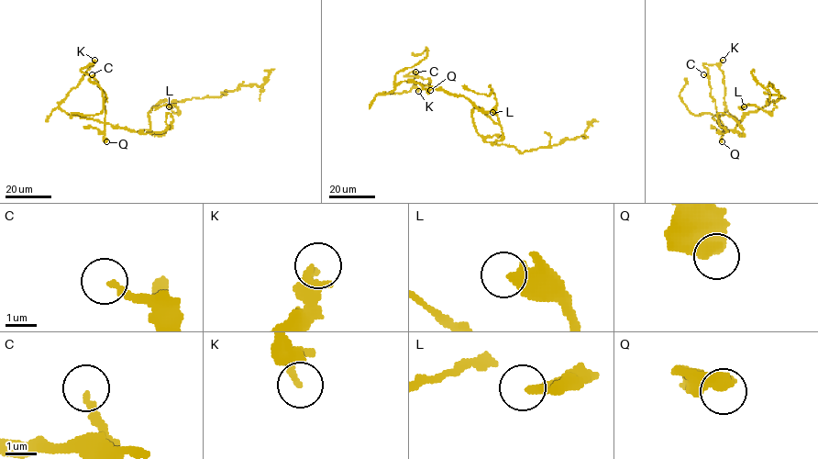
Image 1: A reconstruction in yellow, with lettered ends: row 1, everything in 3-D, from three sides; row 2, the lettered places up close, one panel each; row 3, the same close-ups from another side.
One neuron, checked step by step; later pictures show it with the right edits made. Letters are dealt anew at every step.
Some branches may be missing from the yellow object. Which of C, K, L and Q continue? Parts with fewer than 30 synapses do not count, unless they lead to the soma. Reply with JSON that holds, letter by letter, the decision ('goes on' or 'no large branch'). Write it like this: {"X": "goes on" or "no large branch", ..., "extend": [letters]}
{"C": "no large branch", "K": "no large branch", "L": "no large branch", "Q": "no large branch", "extend": []}

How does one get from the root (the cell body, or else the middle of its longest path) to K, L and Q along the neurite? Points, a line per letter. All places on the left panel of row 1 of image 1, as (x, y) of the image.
K: (110, 125), (70, 115), (60, 106), (94, 60)
L: (110, 125), (149, 129), (149, 113), (161, 101), (179, 112), (175, 105), (169, 106)
Q: (110, 125), (70, 115), (60, 106), (93, 63), (82, 70), (96, 81), (105, 96), (106, 141)

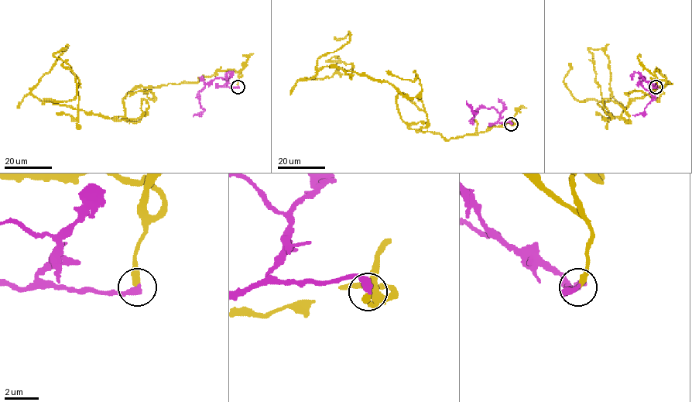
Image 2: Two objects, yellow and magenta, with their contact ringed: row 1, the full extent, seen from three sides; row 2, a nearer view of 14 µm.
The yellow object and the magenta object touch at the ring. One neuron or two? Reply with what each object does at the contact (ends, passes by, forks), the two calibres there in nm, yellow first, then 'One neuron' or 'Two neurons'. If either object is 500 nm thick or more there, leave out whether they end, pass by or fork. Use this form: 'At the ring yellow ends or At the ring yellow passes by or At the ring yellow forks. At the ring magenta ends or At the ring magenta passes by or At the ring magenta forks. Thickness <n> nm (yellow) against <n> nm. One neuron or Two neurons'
At the ring yellow ends. At the ring magenta ends. Thickness 340 nm (yellow) against 400 nm. One neuron

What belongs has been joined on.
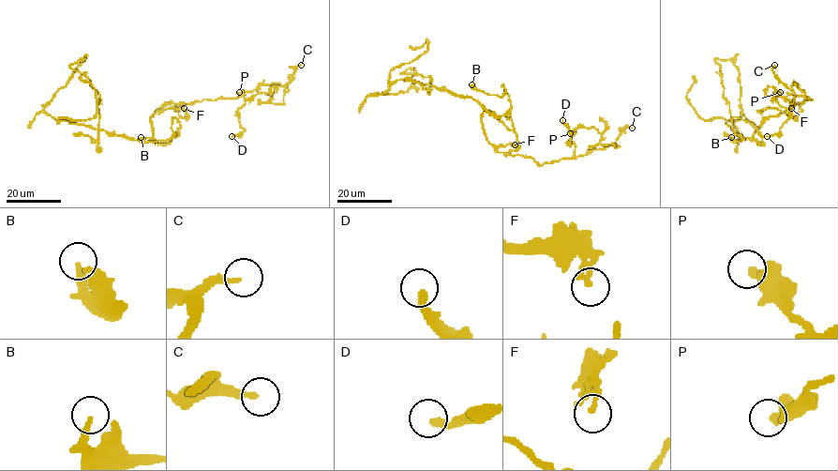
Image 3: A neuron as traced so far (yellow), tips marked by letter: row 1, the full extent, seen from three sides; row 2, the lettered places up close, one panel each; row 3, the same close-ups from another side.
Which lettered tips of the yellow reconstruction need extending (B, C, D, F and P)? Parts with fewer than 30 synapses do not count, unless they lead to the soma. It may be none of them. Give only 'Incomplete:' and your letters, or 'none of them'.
Incomplete: C

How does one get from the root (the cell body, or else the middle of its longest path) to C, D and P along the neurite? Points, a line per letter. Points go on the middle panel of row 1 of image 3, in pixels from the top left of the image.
C: (477, 102), (484, 106), (484, 132), (494, 147), (531, 158), (540, 165), (618, 146), (621, 130), (632, 128)
D: (477, 102), (494, 147), (540, 165), (619, 145), (600, 144), (594, 128), (568, 143), (562, 120)
P: (477, 102), (494, 147), (540, 165), (619, 145), (600, 144), (594, 128), (570, 133)

